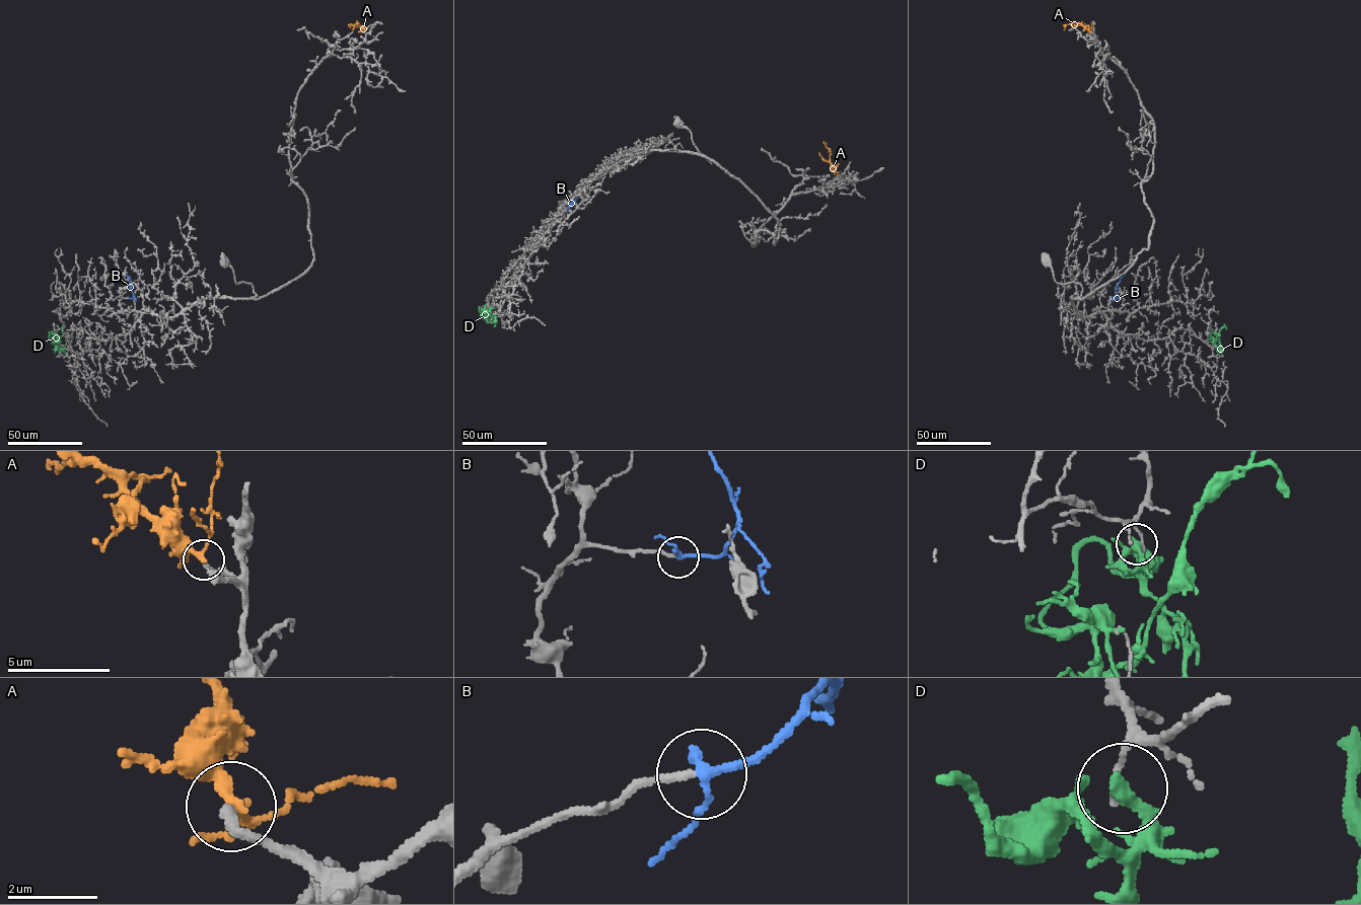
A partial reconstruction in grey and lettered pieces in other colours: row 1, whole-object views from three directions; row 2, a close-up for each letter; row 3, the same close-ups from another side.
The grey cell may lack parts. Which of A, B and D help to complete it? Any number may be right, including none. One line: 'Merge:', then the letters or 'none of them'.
Merge: B

